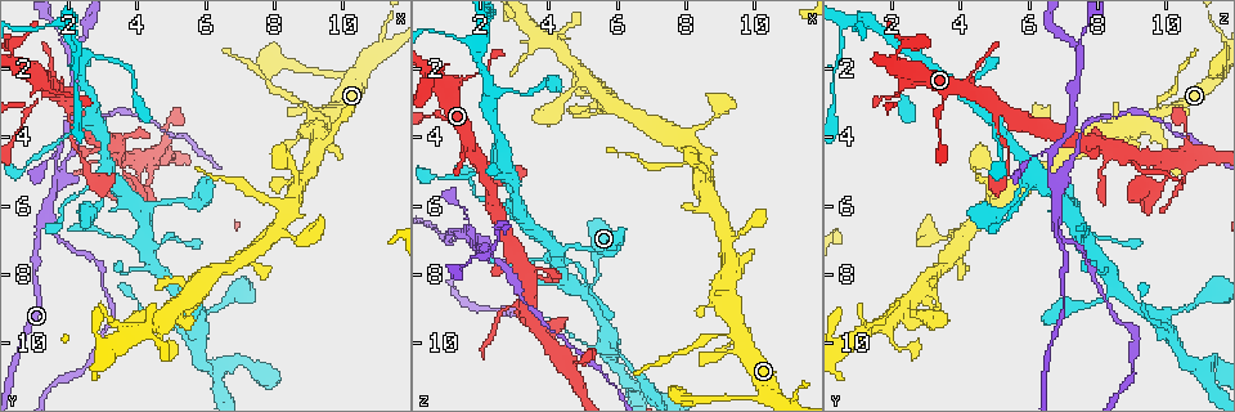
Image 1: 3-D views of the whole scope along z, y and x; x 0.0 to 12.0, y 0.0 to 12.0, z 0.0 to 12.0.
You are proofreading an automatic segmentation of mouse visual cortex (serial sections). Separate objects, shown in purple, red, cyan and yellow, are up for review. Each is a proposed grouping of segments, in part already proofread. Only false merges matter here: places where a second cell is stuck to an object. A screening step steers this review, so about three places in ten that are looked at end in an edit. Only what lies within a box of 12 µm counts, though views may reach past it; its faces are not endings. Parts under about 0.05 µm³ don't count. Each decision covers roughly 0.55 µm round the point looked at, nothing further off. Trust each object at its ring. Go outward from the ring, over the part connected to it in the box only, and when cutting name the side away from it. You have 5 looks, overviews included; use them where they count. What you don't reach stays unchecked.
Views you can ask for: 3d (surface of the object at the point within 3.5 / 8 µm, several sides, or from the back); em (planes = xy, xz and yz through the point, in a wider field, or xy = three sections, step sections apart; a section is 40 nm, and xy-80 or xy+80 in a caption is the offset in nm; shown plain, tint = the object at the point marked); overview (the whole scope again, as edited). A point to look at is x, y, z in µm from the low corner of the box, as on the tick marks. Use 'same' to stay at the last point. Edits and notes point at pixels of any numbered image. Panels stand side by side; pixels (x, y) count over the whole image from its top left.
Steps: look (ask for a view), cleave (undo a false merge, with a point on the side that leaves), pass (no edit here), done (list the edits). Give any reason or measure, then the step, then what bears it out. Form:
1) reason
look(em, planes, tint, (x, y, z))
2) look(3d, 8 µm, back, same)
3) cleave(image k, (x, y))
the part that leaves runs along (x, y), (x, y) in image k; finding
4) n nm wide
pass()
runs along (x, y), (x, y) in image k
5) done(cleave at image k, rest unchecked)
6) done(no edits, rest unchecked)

three-way junction
look(3d, 3.5 µm, (1.2, 6.6, 6.7))

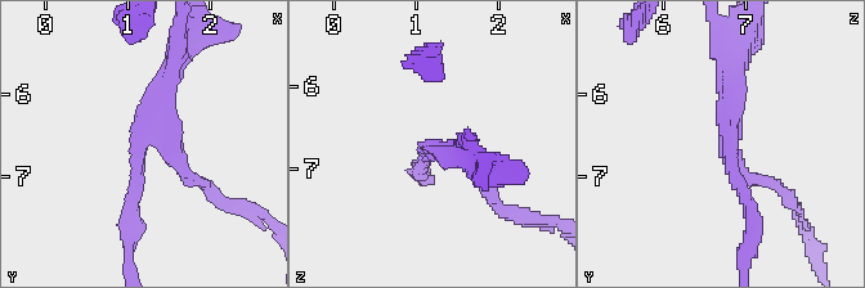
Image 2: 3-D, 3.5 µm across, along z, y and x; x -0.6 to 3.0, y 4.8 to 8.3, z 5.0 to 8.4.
3 arms; arms of 150, 200, 300 nm; need the tissue
look(em, xy, step 2, tint, (1.20, 6.60, 6.80))

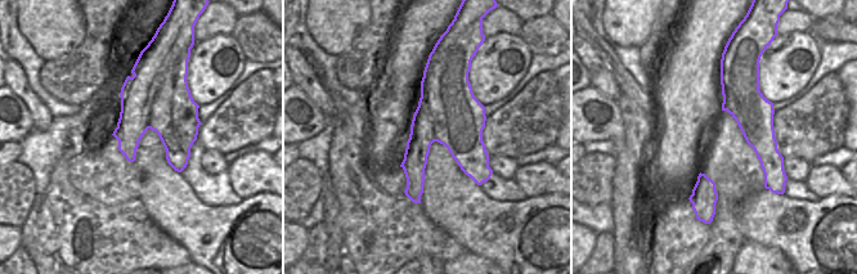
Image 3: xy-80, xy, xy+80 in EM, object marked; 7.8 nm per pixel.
cleave(image 2, (484, 189))
a second cell is stuck on

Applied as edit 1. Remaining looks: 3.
see it whole again
look(overview)

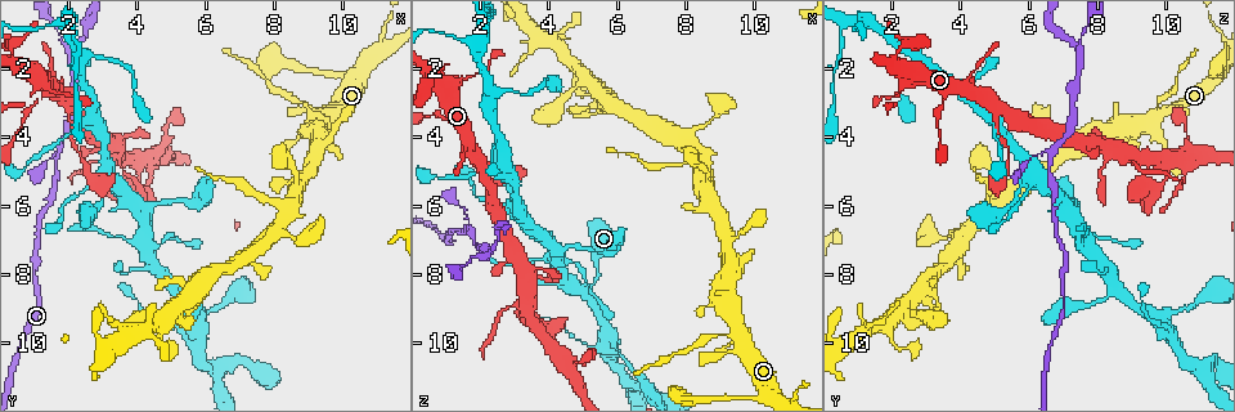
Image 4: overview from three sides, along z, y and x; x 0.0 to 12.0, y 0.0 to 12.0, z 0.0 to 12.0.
two arms in line, one across
look(3d, 3.5 µm, (1.6, 4.5, 6.6))

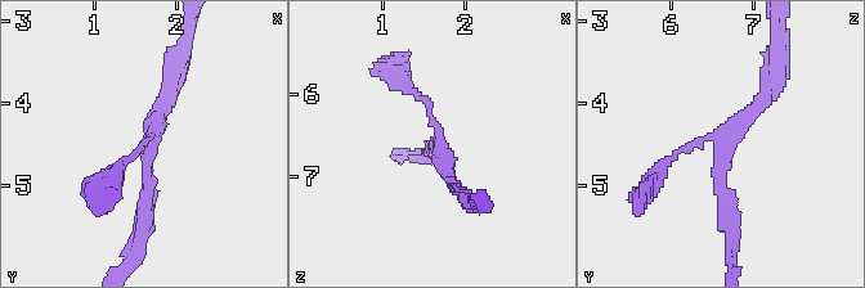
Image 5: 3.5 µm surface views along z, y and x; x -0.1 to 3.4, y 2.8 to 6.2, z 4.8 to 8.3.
need the tissue
look(em, planes, tint, (1.70, 4.45, 6.65))

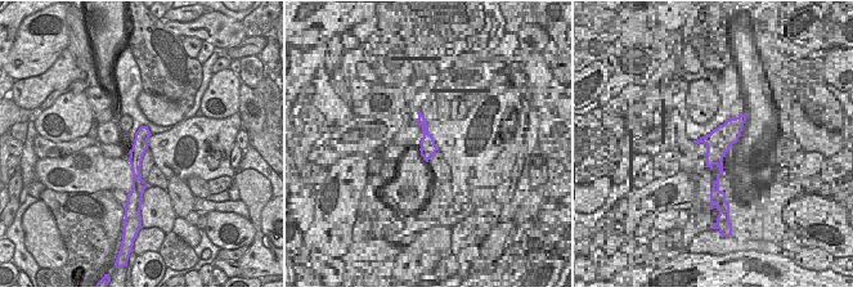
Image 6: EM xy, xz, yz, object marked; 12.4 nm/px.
arms of 100, 200, 200 nm
pass()
runs along (144, 129), (137, 152), (137, 185) in image 6; continuous, no second cell

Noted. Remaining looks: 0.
done(cleave at image 2, rest unchecked)

